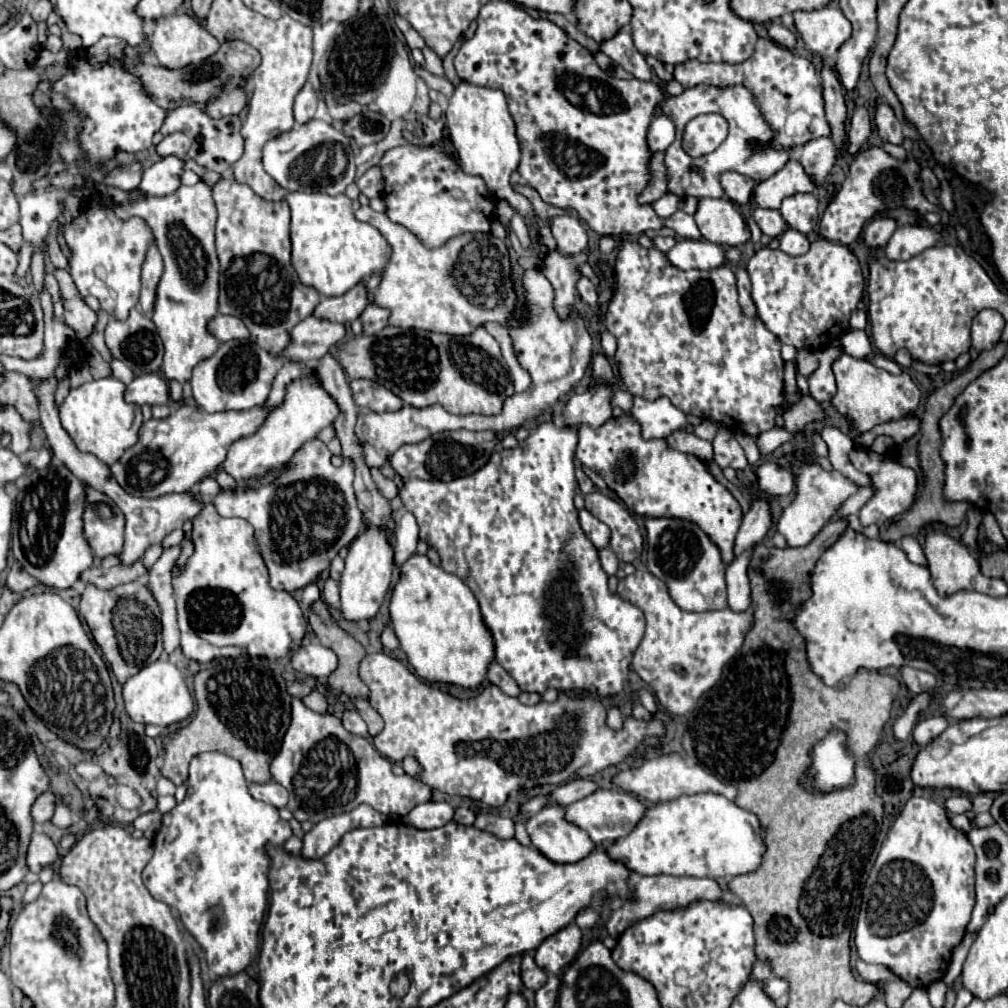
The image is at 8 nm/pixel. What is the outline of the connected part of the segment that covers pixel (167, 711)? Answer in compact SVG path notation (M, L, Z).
M157 659L155 663L141 669L137 675L129 677L122 687L125 711L129 717L143 725L161 725L167 727L171 723L181 723L193 713L193 699L185 685L181 671L169 663L167 659Z

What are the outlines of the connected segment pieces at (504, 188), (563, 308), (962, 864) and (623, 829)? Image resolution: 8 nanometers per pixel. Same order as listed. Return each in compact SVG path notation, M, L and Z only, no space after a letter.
M461 81L449 99L445 119L447 119L445 125L449 129L449 137L459 155L459 167L469 175L481 177L485 181L485 185L489 185L489 193L493 193L493 197L507 199L511 205L521 207L517 211L533 221L529 201L525 197L517 195L509 183L511 173L519 165L521 151L519 151L517 137L515 137L515 123L509 115L507 101L505 101L505 95L501 93L501 89L479 87L479 85Z
M551 251L543 261L543 273L555 287L555 309L561 317L569 317L575 303L575 285L581 279L581 265L587 263L587 253L563 255Z
M911 797L905 805L905 809L901 811L901 815L895 819L895 823L889 829L887 841L883 845L883 849L877 855L877 861L869 873L869 879L865 883L865 895L867 895L867 907L865 907L865 917L859 915L857 919L857 927L855 927L855 947L857 947L857 955L865 961L865 963L875 963L875 965L885 965L891 973L895 973L899 979L903 979L905 983L909 983L911 987L929 987L933 981L939 981L951 961L951 953L953 949L961 943L963 935L965 935L965 927L971 919L971 911L975 905L975 851L973 845L969 843L969 839L965 837L965 833L957 831L955 827L951 827L949 819L947 819L947 811L937 805L931 799L923 799L923 797Z
M599 789L591 793L589 797L565 807L565 819L577 825L579 829L583 829L595 845L605 843L605 841L615 841L619 837L629 835L643 815L645 815L645 805L637 797L625 791L615 791L615 789Z

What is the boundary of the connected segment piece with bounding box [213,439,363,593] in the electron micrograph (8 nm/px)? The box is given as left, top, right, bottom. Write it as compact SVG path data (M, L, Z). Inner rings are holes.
M319 439L307 441L291 457L277 481L261 485L261 489L221 491L213 505L219 515L243 517L255 527L259 551L269 567L271 587L289 593L317 581L333 555L347 547L363 525L353 493L353 461L343 457L343 465L333 467L331 453Z

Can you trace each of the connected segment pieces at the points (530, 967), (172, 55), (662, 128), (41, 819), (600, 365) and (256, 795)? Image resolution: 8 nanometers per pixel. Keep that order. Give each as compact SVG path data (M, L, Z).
M523 955L523 963L521 963L521 979L523 979L523 985L531 991L537 991L541 989L541 985L545 985L547 981L547 975L543 969L539 969L533 961L531 955Z
M169 15L155 21L155 31L149 35L149 47L155 53L159 65L169 69L181 69L211 57L219 49L219 41L205 29L199 19L191 15Z
M657 115L653 121L651 121L651 127L649 127L649 133L647 133L647 145L649 145L649 151L651 153L657 153L657 151L665 151L675 139L675 125L671 123L669 117L665 115Z
M45 791L37 797L31 813L33 813L33 819L37 825L41 823L47 823L51 817L53 817L53 811L55 811L55 795L51 791Z
M603 353L595 355L593 357L593 363L591 363L591 373L597 381L607 381L607 383L613 383L615 381L615 373L611 369L611 363L607 361L607 357Z
M269 781L269 783L263 783L263 785L253 783L253 785L249 785L249 793L253 795L253 799L265 801L265 803L277 807L277 809L287 805L287 789L277 785L275 781Z

